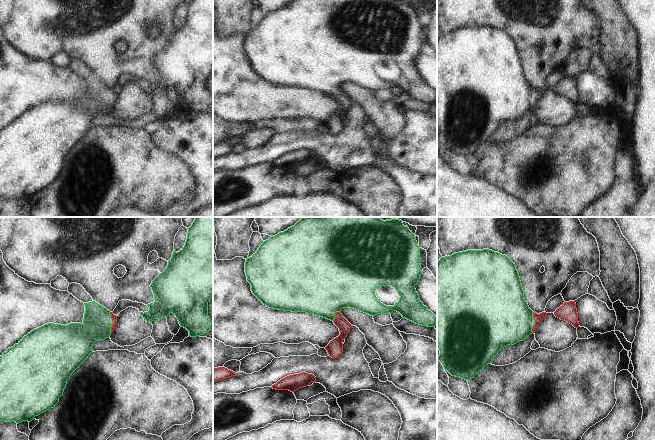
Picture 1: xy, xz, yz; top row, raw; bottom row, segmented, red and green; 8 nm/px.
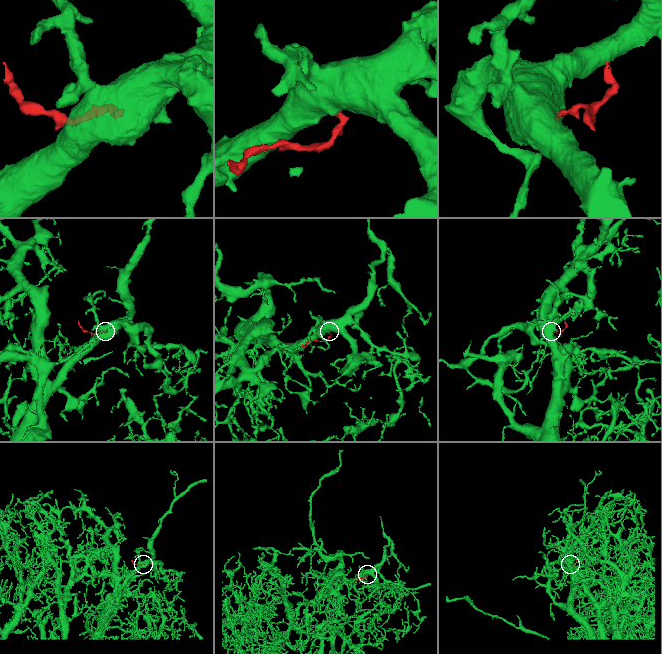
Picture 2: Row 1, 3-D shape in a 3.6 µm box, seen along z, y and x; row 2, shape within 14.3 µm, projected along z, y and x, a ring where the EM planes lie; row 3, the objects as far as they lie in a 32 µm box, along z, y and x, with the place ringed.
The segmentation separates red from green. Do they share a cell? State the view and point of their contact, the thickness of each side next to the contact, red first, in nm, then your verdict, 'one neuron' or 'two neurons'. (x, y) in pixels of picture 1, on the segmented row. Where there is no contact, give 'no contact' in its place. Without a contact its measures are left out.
xy (114, 322) | 50/240 nm | one neuron

